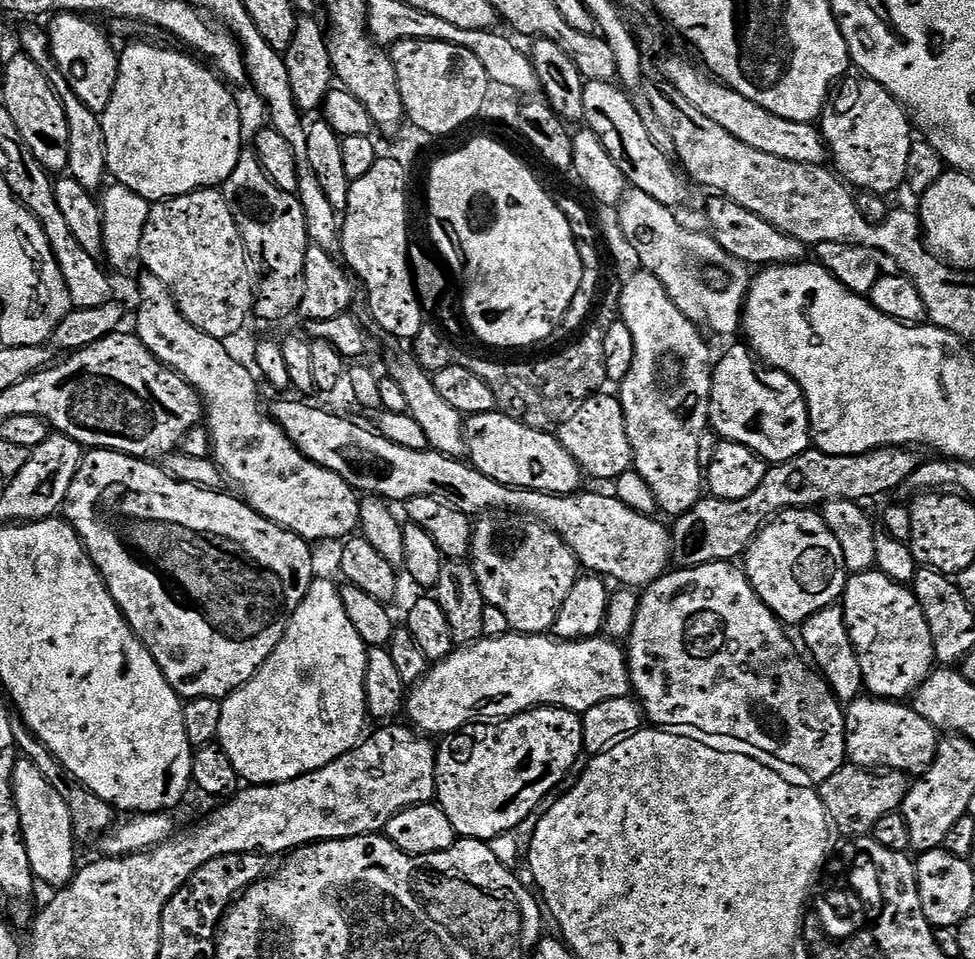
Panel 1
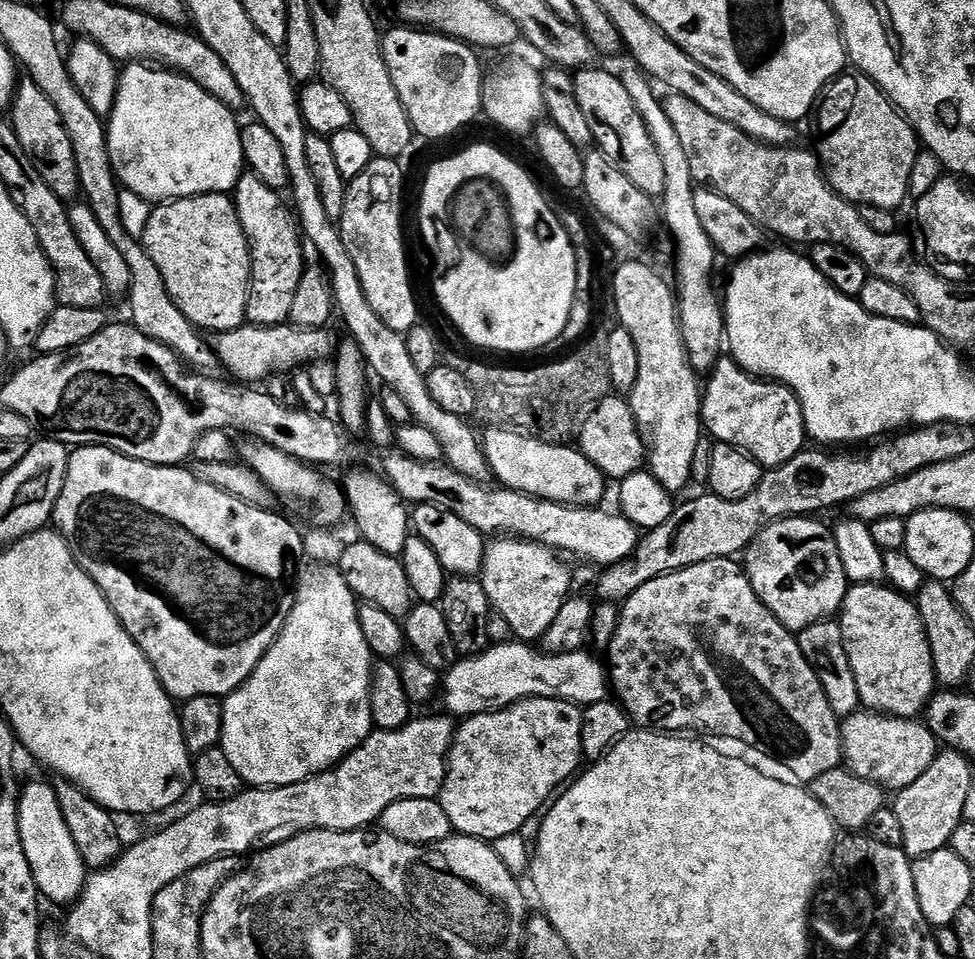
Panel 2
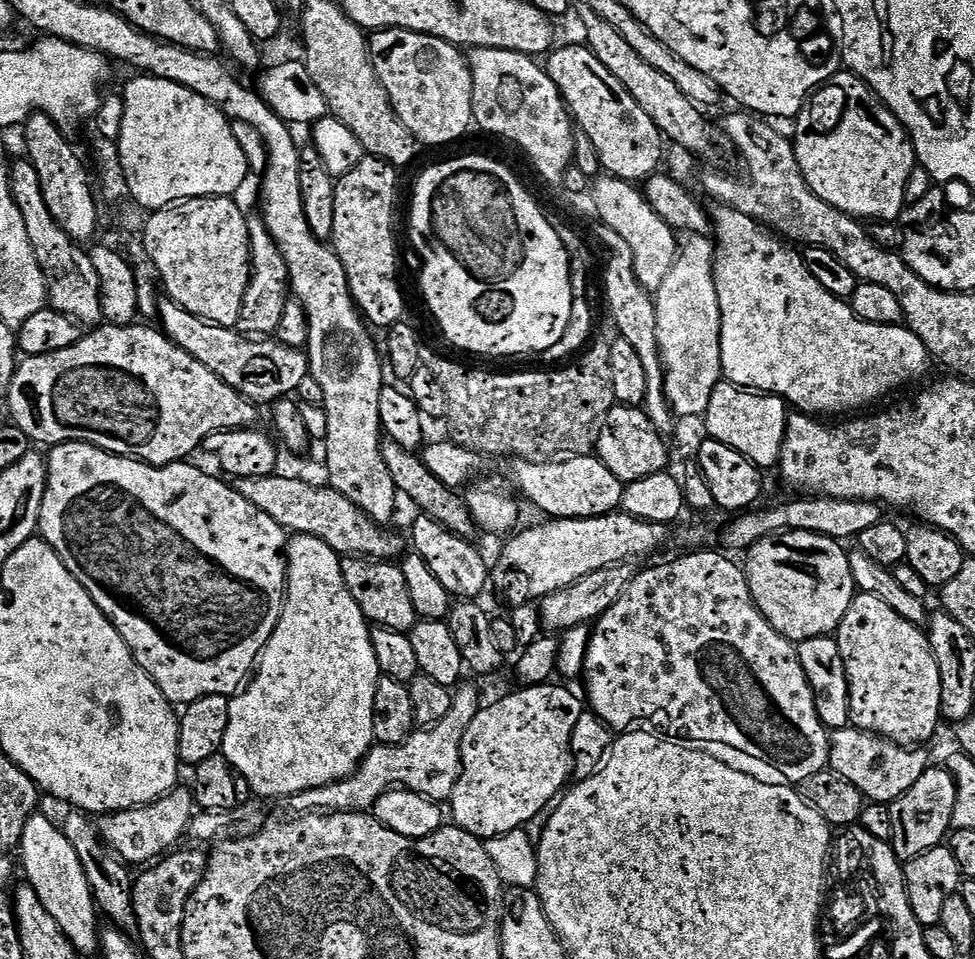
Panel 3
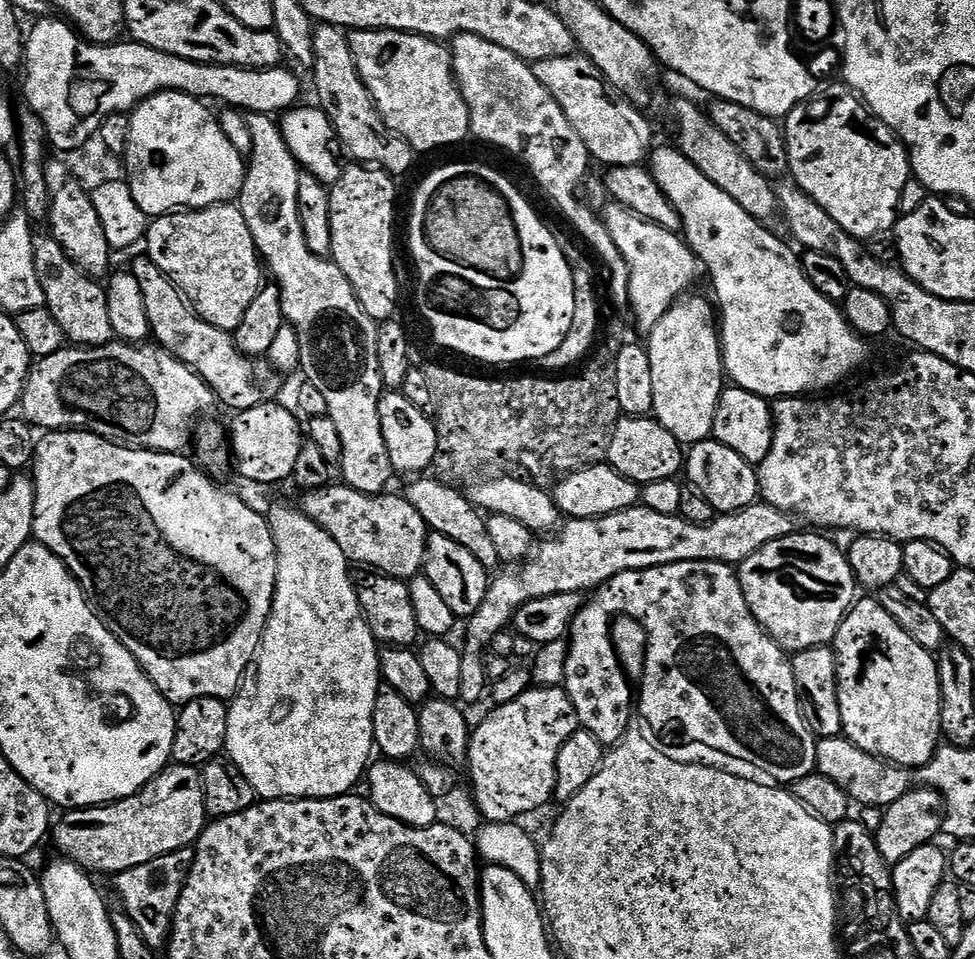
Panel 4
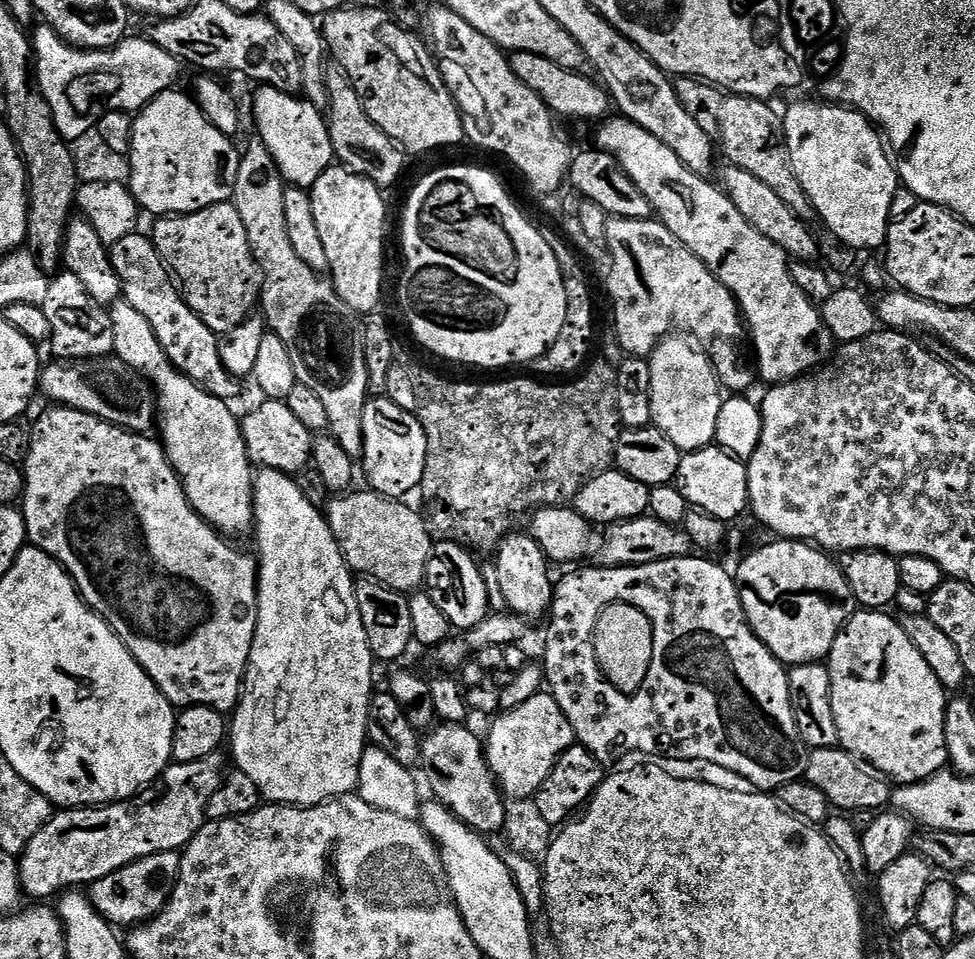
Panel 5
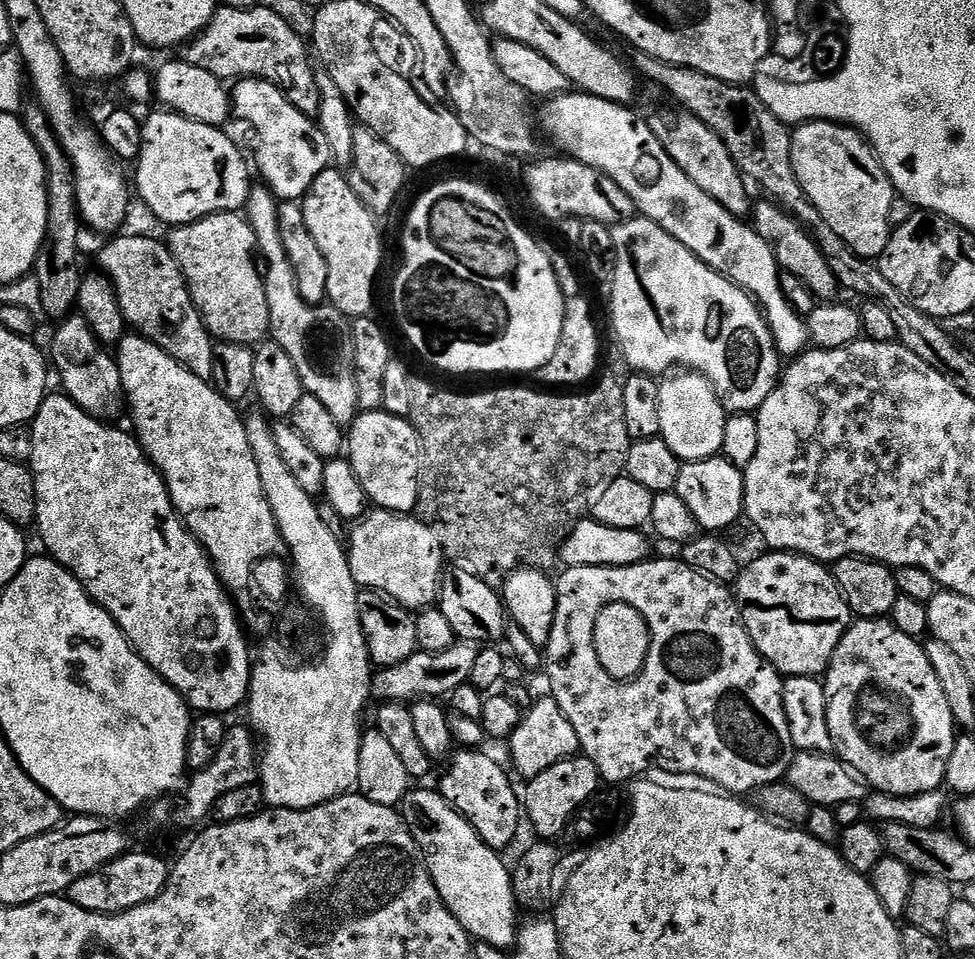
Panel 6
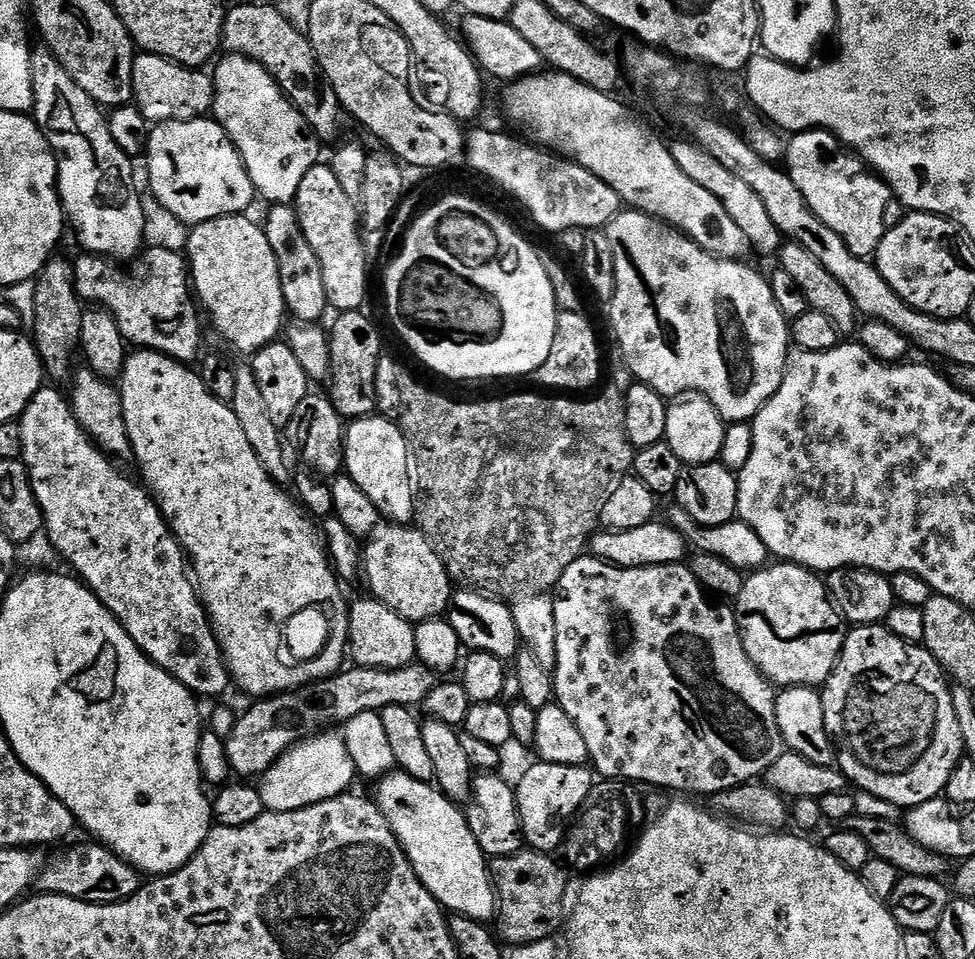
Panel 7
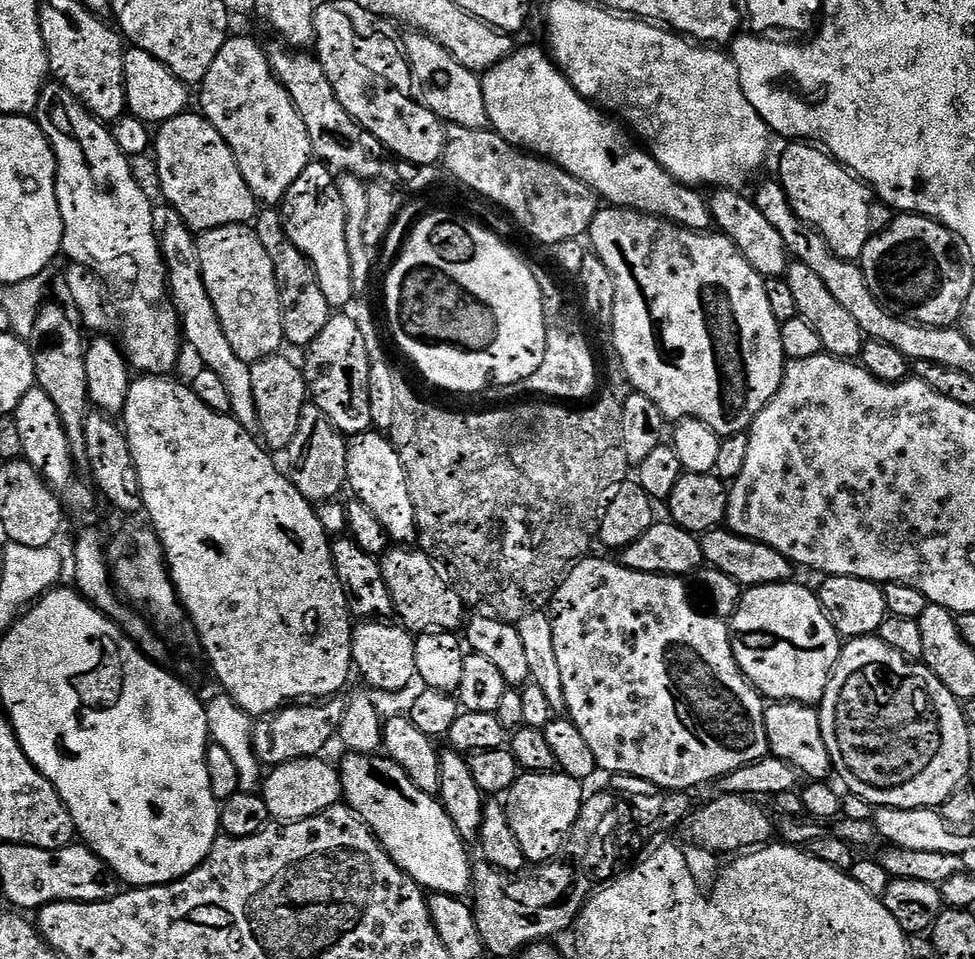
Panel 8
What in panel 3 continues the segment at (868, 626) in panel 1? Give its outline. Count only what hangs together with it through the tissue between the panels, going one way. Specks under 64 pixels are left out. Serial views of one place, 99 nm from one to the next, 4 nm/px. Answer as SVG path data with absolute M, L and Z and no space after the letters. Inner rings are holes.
M860 592L850 602L846 618L842 618L840 627L834 633L838 646L842 650L842 662L846 666L846 678L850 690L851 723L873 736L883 736L895 744L905 746L924 746L942 724L940 703L942 702L942 678L938 674L938 662L932 653L925 629L918 624L906 622L898 610L892 610L874 598L874 594Z

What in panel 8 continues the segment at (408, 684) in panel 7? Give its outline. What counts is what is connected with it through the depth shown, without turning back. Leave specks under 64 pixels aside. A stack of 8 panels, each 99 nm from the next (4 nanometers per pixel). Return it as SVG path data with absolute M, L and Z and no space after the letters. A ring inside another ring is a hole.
M328 698L323 702L293 702L279 708L271 716L255 721L252 730L252 745L261 765L289 764L292 760L316 758L331 740L337 739L340 723L349 706L347 699Z

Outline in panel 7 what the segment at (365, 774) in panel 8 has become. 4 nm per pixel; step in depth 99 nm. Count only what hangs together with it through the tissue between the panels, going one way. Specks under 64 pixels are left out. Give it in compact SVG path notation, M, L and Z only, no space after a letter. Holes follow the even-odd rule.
M399 770L381 776L374 788L381 814L403 846L418 878L440 907L472 920L491 921L498 912L496 890L492 887L489 861L470 830L467 815L429 781Z

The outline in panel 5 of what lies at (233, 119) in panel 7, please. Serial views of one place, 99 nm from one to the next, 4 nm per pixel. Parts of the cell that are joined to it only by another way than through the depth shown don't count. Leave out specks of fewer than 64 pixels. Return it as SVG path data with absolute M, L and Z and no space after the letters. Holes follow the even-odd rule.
M267 86L255 90L258 139L264 143L266 150L270 150L278 170L291 187L312 189L314 182L318 182L318 178L322 178L336 160L325 113L311 100L290 92Z

